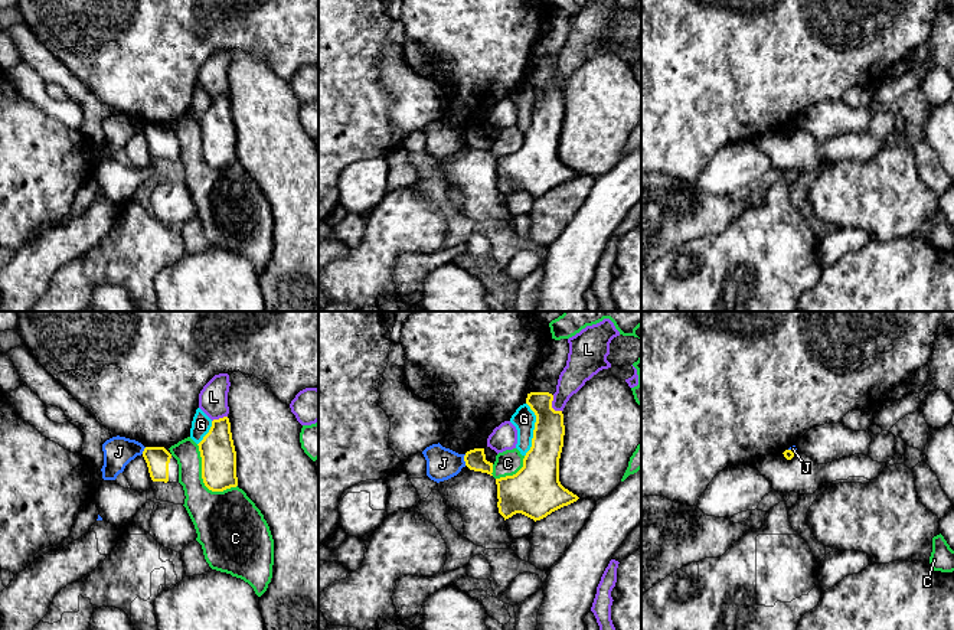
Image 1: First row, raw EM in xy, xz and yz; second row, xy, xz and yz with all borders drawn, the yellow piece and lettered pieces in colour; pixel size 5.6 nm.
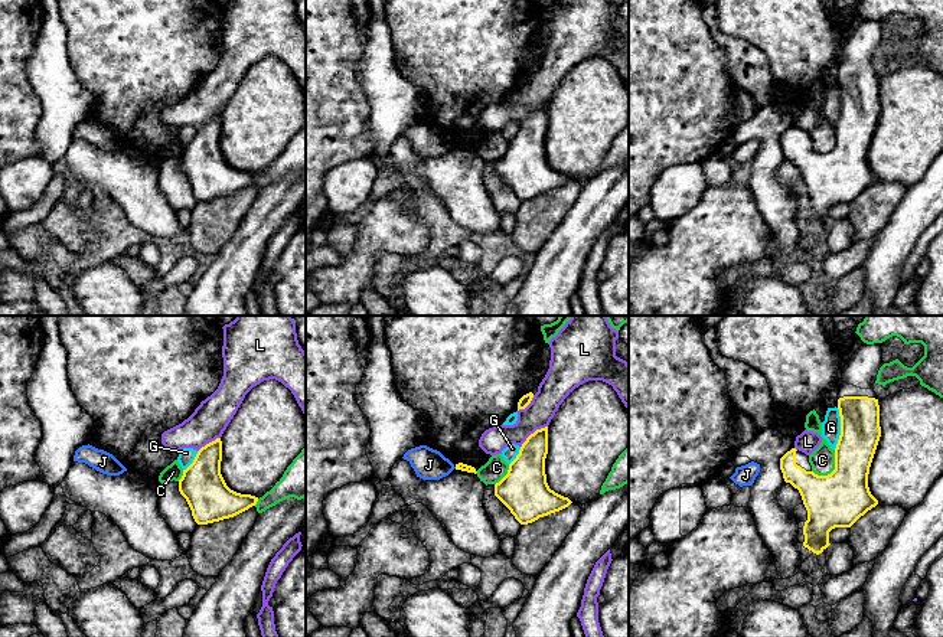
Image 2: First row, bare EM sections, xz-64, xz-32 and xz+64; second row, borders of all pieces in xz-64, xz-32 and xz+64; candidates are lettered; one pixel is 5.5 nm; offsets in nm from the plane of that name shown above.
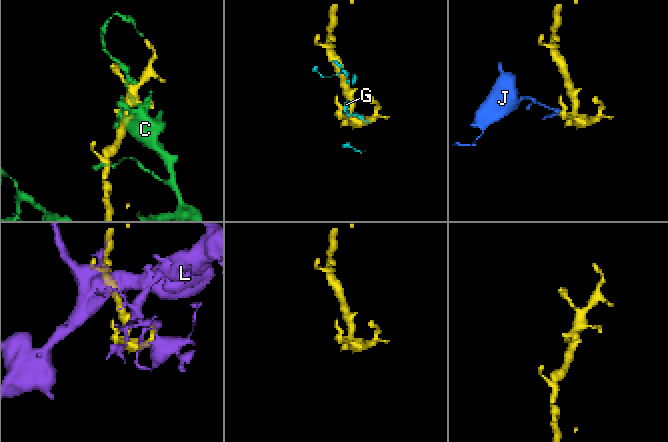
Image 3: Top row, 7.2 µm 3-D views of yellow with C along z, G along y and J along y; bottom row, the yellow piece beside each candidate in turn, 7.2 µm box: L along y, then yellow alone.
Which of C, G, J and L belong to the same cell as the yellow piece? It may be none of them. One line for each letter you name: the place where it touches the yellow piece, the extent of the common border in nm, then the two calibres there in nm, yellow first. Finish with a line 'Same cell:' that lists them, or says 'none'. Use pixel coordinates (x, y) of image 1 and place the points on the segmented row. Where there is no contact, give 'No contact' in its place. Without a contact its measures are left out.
Same cell: none

